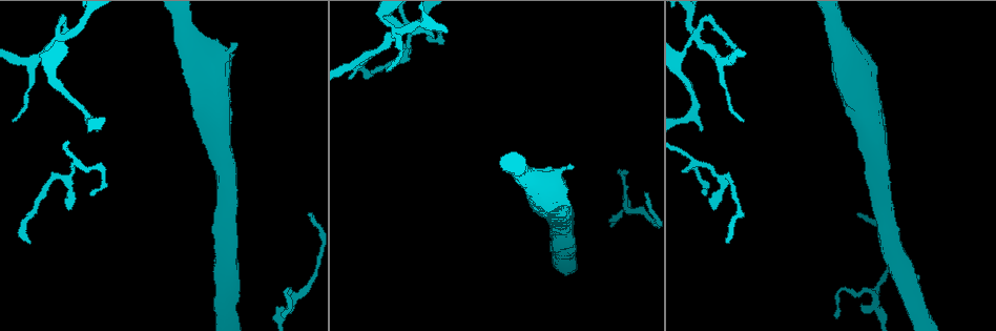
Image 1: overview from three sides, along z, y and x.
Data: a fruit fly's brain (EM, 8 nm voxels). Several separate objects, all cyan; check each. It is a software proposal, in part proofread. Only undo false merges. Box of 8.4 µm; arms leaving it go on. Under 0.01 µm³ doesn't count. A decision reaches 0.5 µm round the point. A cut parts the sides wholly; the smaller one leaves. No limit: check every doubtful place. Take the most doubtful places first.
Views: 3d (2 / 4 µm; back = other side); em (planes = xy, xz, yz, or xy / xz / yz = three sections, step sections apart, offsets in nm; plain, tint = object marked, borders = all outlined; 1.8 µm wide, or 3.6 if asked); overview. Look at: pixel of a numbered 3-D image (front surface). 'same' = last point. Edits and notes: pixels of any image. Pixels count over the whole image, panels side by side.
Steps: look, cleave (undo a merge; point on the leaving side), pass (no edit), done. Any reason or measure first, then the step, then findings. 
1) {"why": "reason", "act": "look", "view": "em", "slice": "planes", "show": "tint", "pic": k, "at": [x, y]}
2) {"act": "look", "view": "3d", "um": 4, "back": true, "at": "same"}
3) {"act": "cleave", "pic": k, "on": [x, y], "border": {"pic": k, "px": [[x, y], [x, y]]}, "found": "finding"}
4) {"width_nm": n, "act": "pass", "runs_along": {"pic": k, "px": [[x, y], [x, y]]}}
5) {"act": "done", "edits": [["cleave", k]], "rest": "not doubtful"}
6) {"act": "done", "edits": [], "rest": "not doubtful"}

{"why": "abrupt turn", "act": "look", "view": "3d", "um": 4, "pic": 1, "at": [59, 40]}

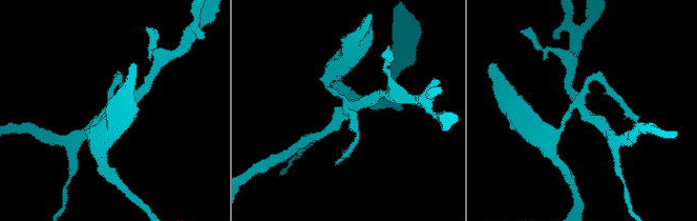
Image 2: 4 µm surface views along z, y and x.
{"arms": 4, "why": "need the tissue", "act": "look", "view": "em", "um": 3.6, "slice": "planes", "show": "borders", "pic": 2, "at": [346, 103]}

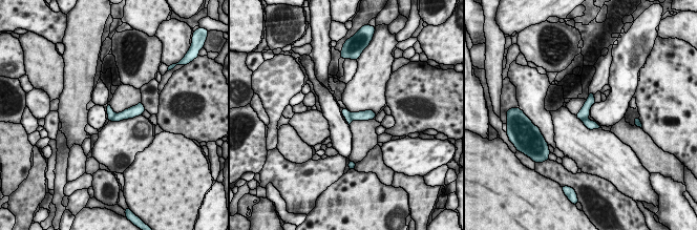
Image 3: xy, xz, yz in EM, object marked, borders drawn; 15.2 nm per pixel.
{"width_nm": 140, "act": "cleave", "pic": 3, "on": [361, 116], "found": "two neurons meet here"}

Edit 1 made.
{"act": "look", "view": "overview"}

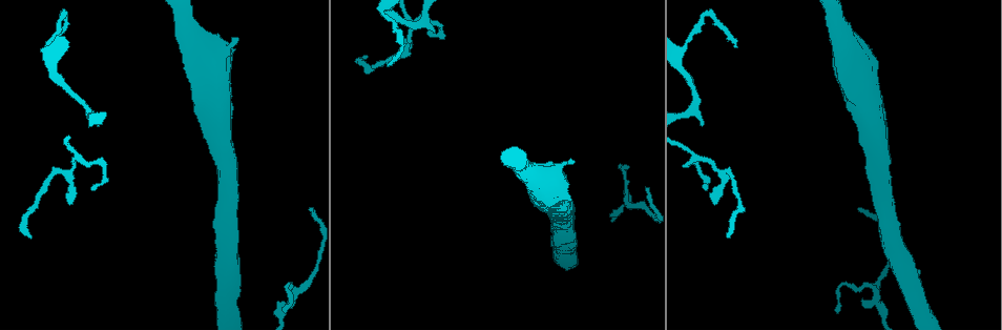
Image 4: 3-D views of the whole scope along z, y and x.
{"why": "sharp bend", "act": "look", "view": "3d", "um": 2, "pic": 4, "at": [695, 157]}

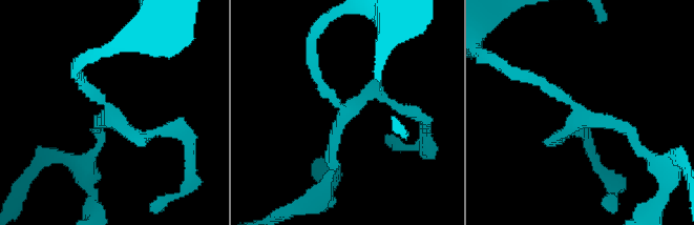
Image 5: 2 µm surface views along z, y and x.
{"why": "need the tissue", "act": "look", "view": "em", "um": 3.6, "slice": "planes", "show": "tint", "pic": 5, "at": [339, 119]}

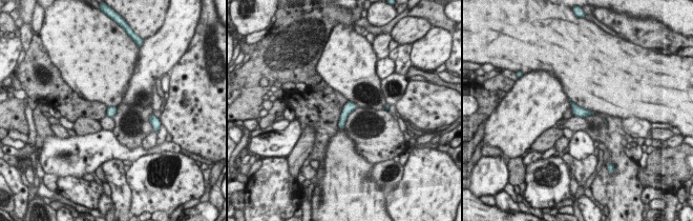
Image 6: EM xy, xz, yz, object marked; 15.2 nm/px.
{"act": "pass", "found": "one neuron here"}

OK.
{"why": "abrupt turn", "act": "look", "view": "em", "slice": "planes", "show": "plain", "pic": 4, "at": [406, 53]}

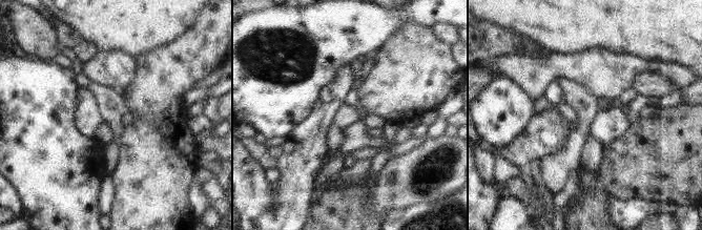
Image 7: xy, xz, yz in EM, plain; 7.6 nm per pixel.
{"act": "look", "view": "em", "slice": "planes", "show": "borders", "at": "same"}

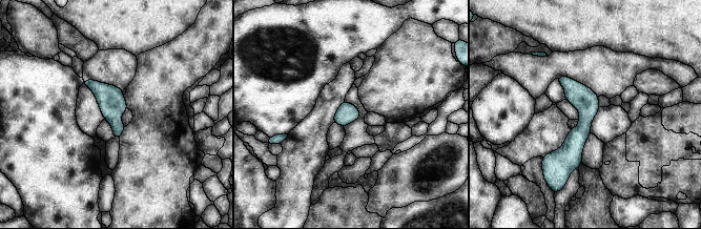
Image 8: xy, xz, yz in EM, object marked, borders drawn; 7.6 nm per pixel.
{"act": "pass", "runs_along": {"pic": 8, "px": [[560, 79], [584, 102], [564, 170]]}, "found": "continuous, no second neuron"}

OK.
{"act": "look", "view": "em", "slice": "xz", "step": 16, "show": "tint", "pic": 4, "at": [633, 207]}

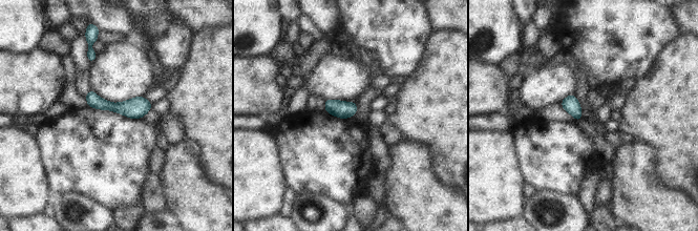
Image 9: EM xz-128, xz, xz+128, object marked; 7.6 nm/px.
{"why": "another direction", "act": "look", "view": "em", "slice": "yz", "step": 4, "show": "borders", "at": "same"}

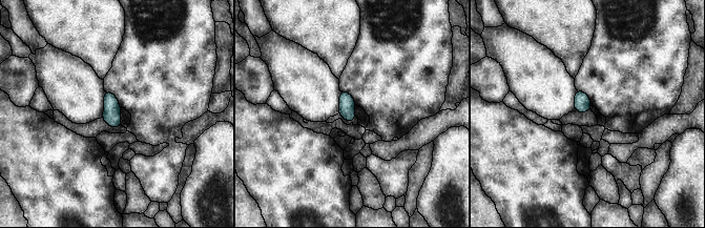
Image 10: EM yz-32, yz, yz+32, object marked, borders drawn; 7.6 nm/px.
{"act": "pass", "found": "one neuron here"}

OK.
{"act": "done", "edits": [["cleave", 3]], "rest": "not doubtful"}

